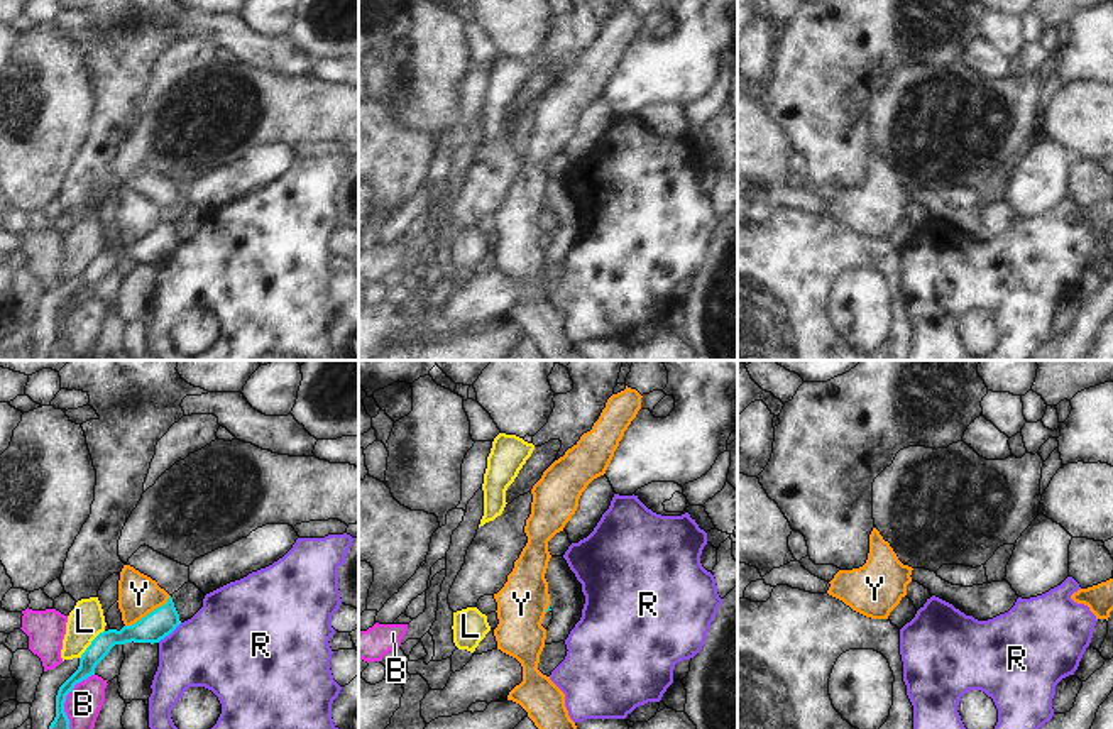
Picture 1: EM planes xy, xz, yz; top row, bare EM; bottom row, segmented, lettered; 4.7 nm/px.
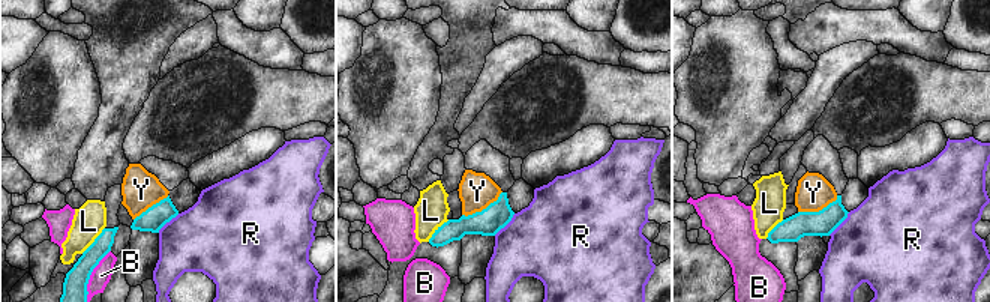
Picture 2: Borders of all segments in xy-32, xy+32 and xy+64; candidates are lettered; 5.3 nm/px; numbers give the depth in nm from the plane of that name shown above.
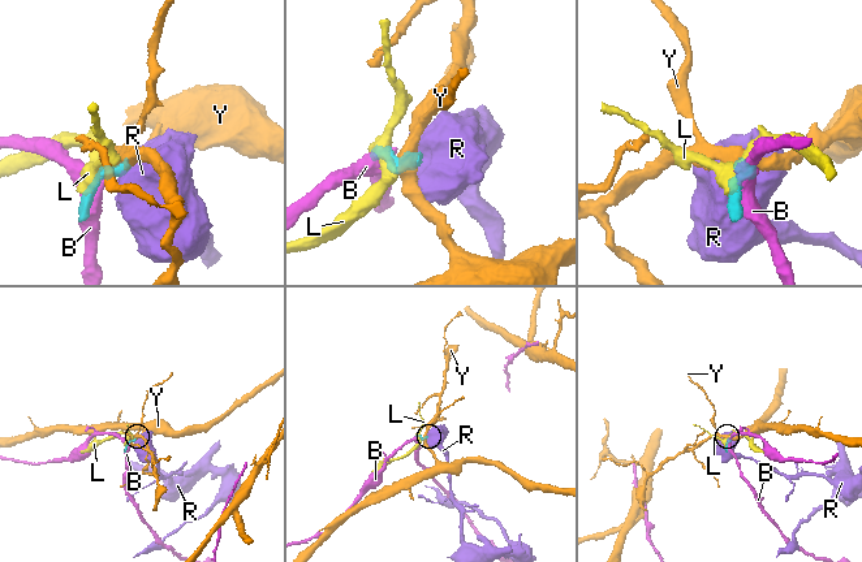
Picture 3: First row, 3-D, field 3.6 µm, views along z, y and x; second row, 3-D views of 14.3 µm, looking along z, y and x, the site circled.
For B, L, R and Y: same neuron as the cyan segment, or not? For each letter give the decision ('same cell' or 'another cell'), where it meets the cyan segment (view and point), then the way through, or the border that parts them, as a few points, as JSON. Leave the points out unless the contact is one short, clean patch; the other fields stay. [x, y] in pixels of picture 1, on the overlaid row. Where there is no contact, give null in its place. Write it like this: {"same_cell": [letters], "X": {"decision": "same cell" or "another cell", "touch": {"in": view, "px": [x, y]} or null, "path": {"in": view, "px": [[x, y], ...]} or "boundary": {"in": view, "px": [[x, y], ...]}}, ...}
{"same_cell": [], "B": {"decision": "another cell", "touch": {"in": "xy", "px": [65, 697]}}, "L": {"decision": "another cell", "touch": {"in": "xy", "px": [90, 645]}}, "R": {"decision": "another cell", "touch": {"in": "xy", "px": [169, 633]}, "boundary": {"in": "xy", "px": [[181, 623], [158, 641]]}}, "Y": {"decision": "another cell", "touch": {"in": "xy", "px": [149, 613]}, "boundary": {"in": "xy", "px": [[169, 596], [163, 604], [126, 626]]}}}

